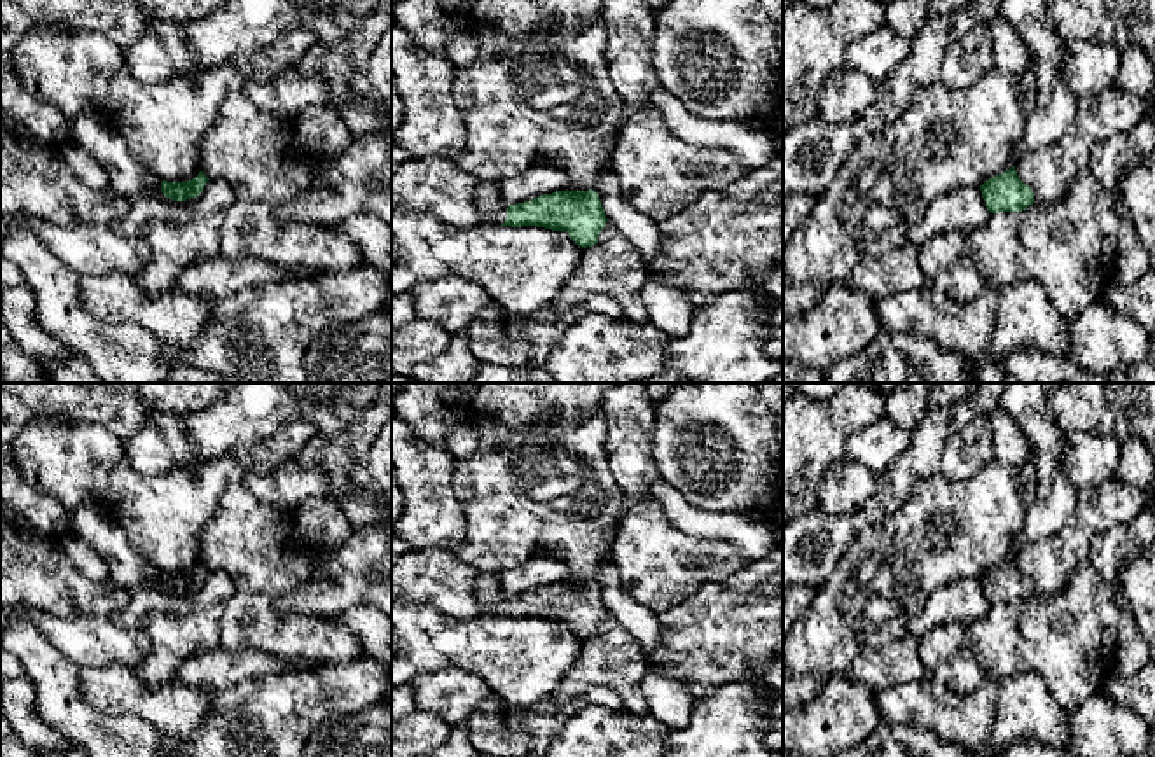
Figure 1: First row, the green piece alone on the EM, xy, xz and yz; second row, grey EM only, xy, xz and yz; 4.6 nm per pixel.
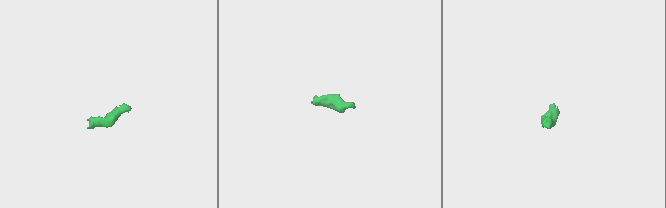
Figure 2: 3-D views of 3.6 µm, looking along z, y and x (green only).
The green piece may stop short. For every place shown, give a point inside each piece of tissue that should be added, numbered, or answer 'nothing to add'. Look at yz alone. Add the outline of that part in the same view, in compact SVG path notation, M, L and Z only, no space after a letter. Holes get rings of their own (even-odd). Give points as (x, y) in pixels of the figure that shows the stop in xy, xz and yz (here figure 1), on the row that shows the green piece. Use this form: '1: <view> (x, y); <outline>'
nothing to add

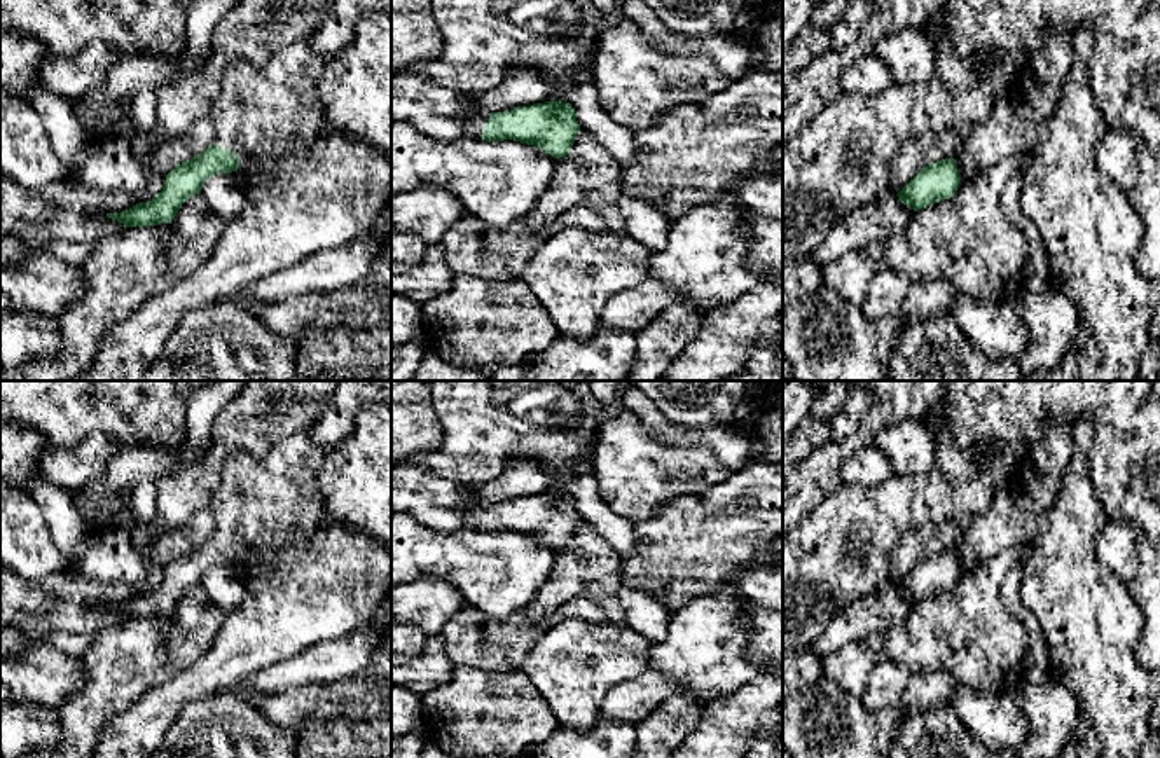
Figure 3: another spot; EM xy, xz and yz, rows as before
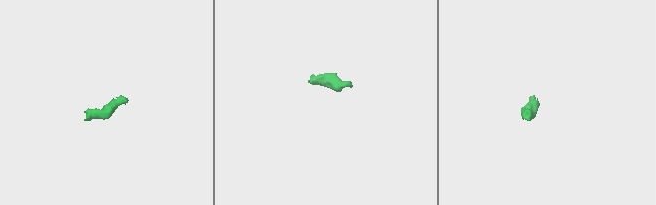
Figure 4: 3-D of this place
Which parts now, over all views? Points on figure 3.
1: xy (264, 114); M300 38L276 51L262 68L245 59L225 68L222 91L211 107L211 122L217 133L215 145L239 157L239 169L229 175L248 182L316 141L327 127L318 80L328 61L328 52L314 51L309 38Z
2: xz (434, 110); M412 70L391 75L391 122L405 122L435 141L482 140L491 112Z

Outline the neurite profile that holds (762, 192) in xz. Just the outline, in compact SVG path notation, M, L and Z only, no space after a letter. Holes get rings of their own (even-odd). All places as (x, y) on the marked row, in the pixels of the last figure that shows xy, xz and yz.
M753 169L735 182L735 196L758 217L783 222L783 173Z

